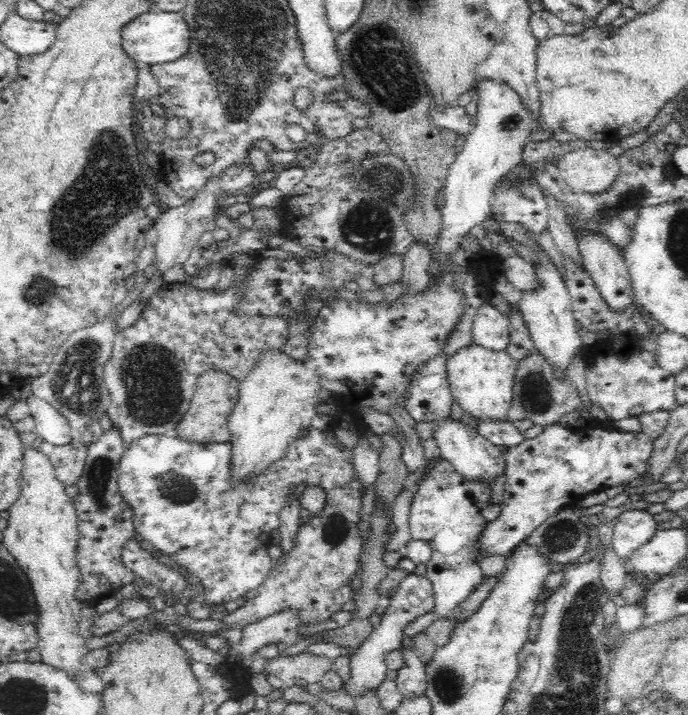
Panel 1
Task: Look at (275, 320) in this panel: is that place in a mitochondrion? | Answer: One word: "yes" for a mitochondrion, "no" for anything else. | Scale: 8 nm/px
no

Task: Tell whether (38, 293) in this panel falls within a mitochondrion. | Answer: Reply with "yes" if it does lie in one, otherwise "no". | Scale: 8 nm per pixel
yes

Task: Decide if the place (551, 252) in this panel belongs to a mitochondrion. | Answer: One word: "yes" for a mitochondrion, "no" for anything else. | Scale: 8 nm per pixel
no

